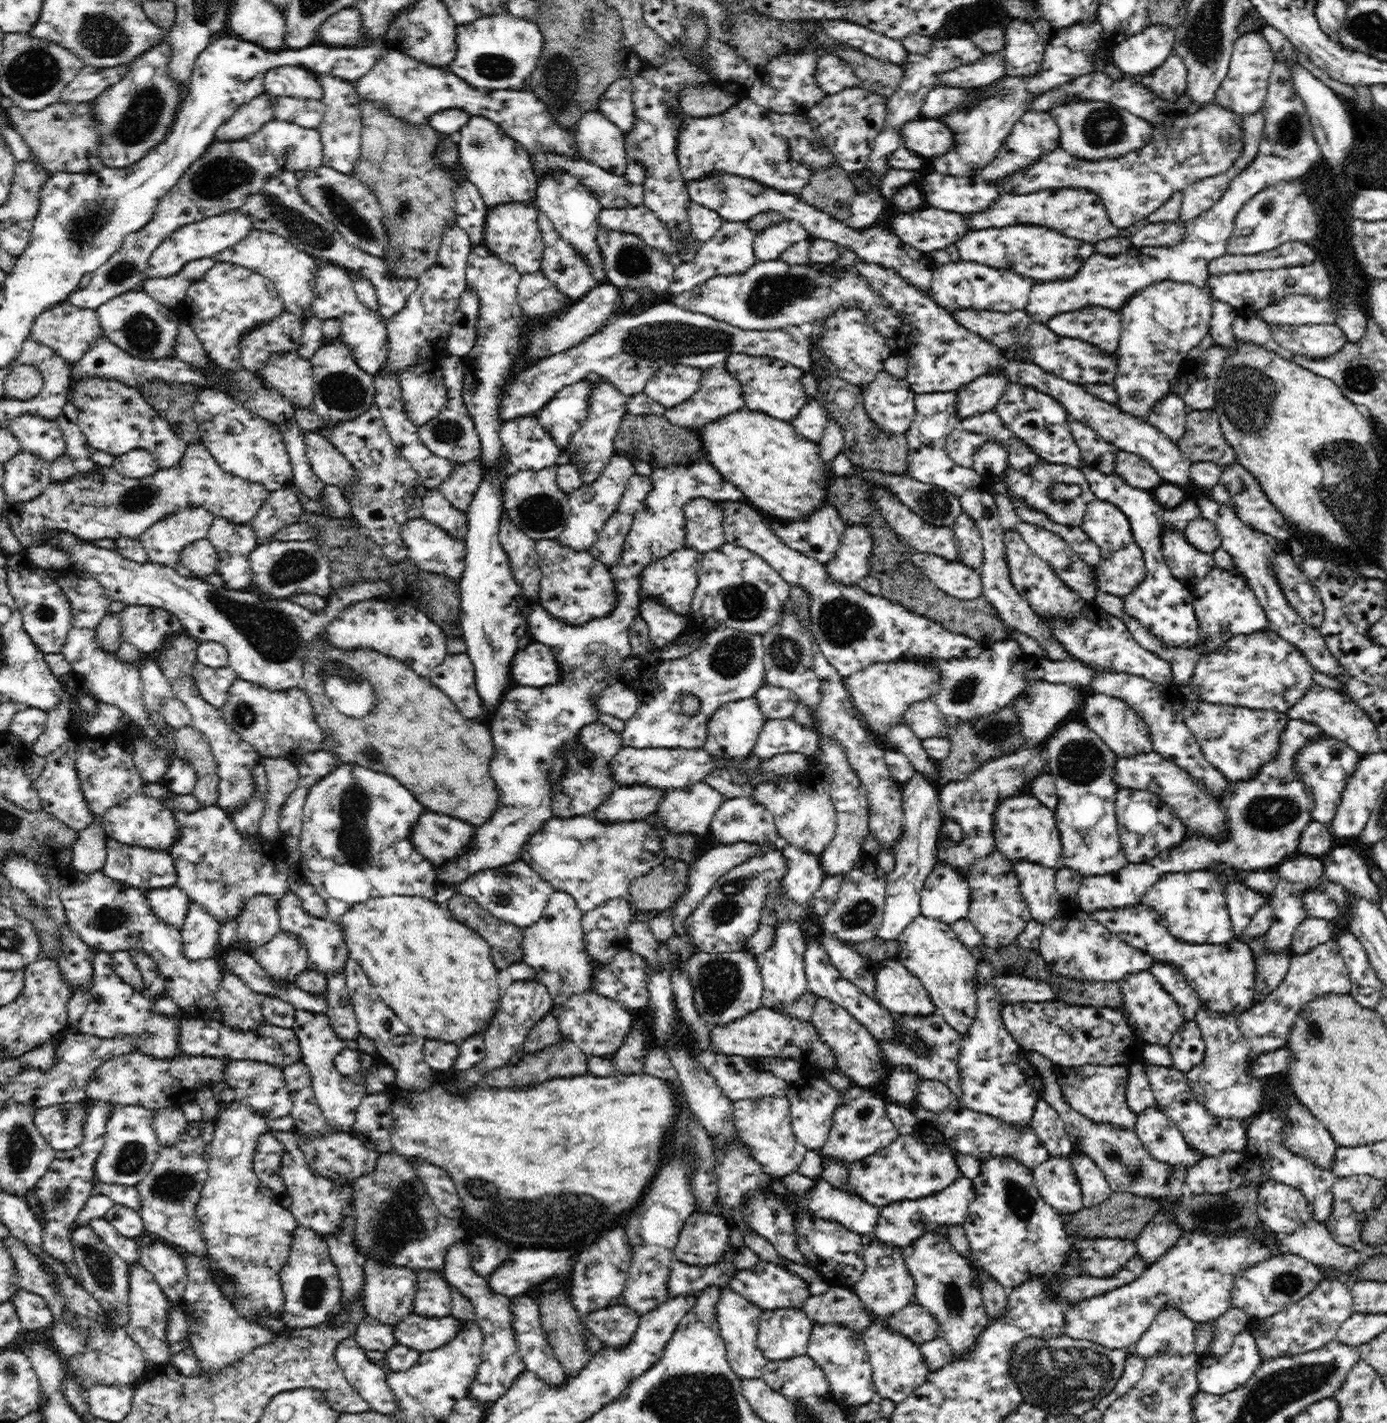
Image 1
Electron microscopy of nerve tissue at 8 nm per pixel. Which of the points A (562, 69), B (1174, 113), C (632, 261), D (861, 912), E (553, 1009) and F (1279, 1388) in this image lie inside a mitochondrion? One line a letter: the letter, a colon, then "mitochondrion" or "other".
A: mitochondrion
B: other
C: mitochondrion
D: mitochondrion
E: other
F: mitochondrion

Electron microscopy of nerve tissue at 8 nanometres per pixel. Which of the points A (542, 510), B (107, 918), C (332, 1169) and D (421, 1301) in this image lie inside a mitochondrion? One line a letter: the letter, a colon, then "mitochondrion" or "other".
A: mitochondrion
B: mitochondrion
C: other
D: other

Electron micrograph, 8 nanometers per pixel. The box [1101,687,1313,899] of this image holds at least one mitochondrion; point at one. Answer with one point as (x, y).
(1265, 812)

